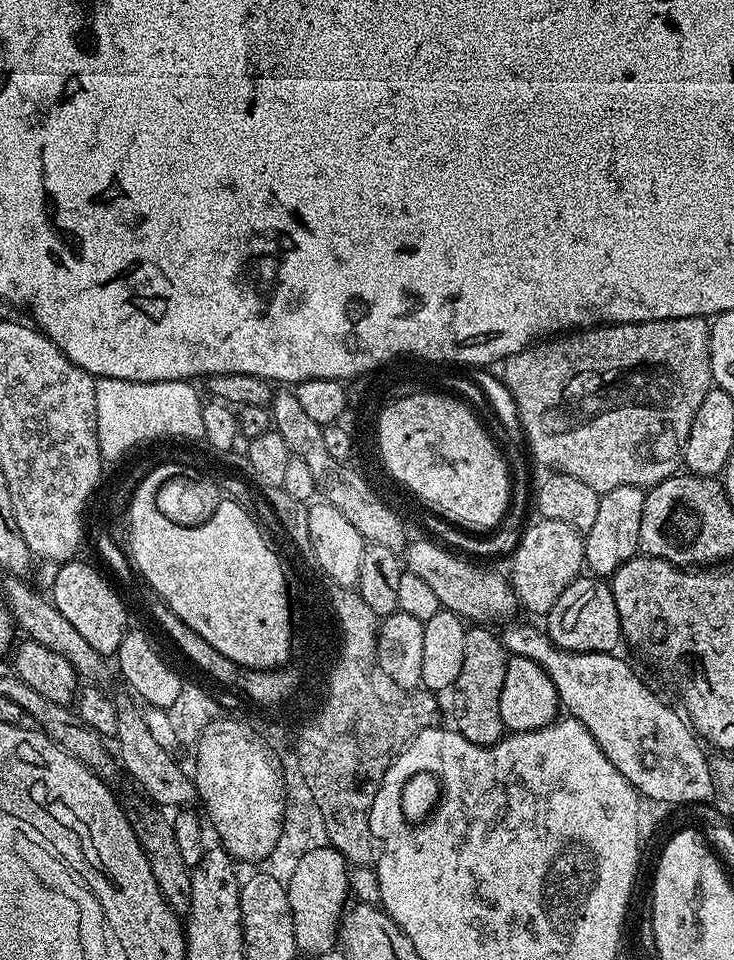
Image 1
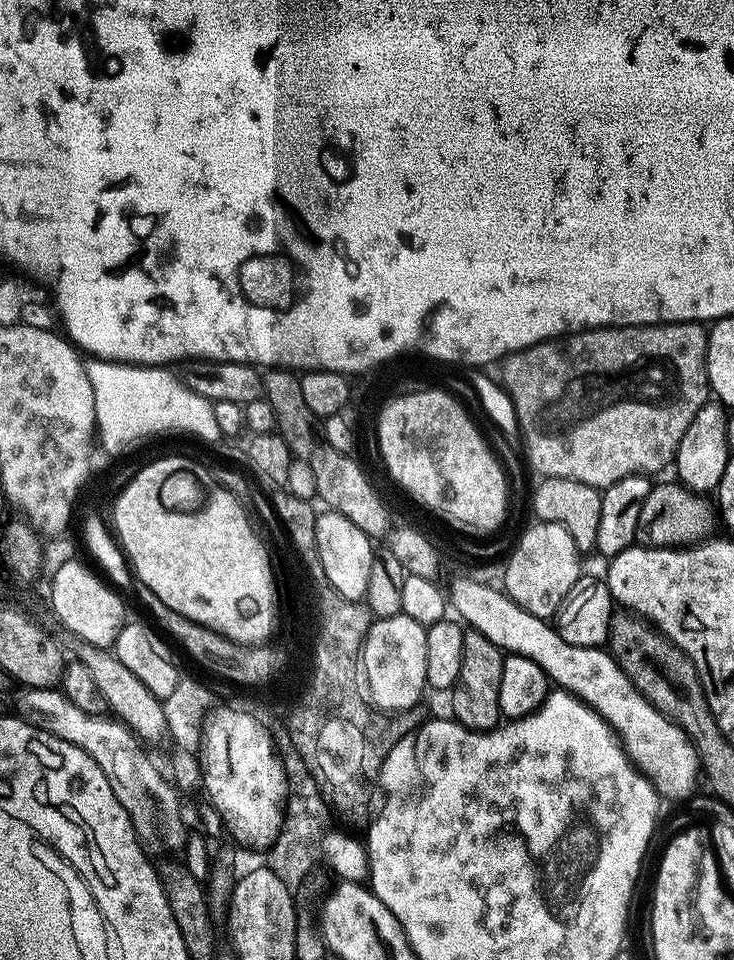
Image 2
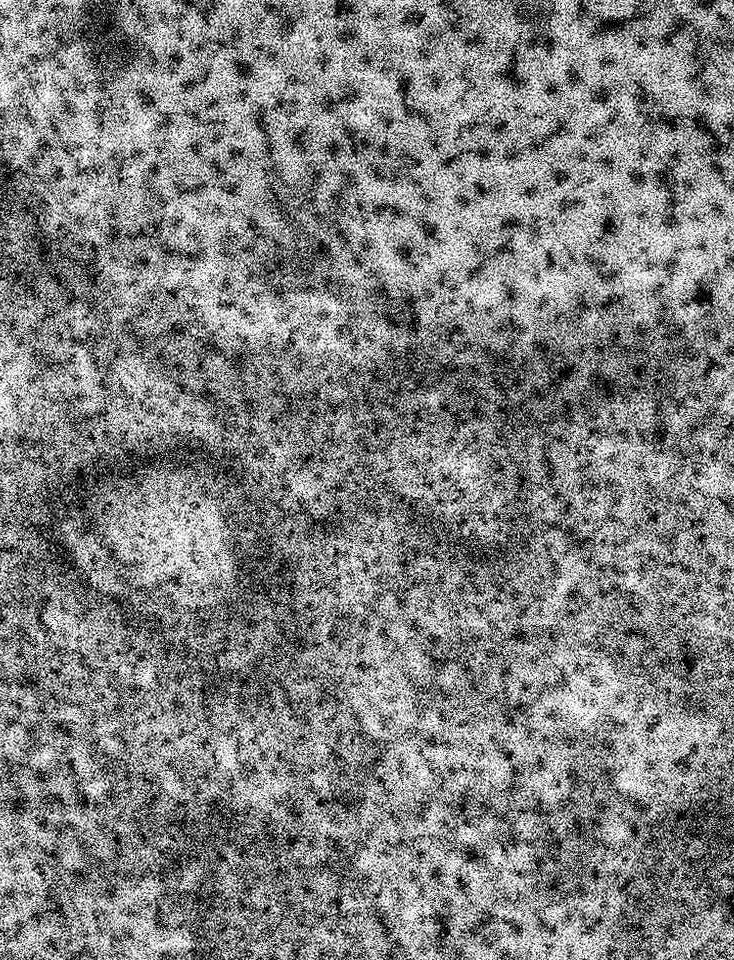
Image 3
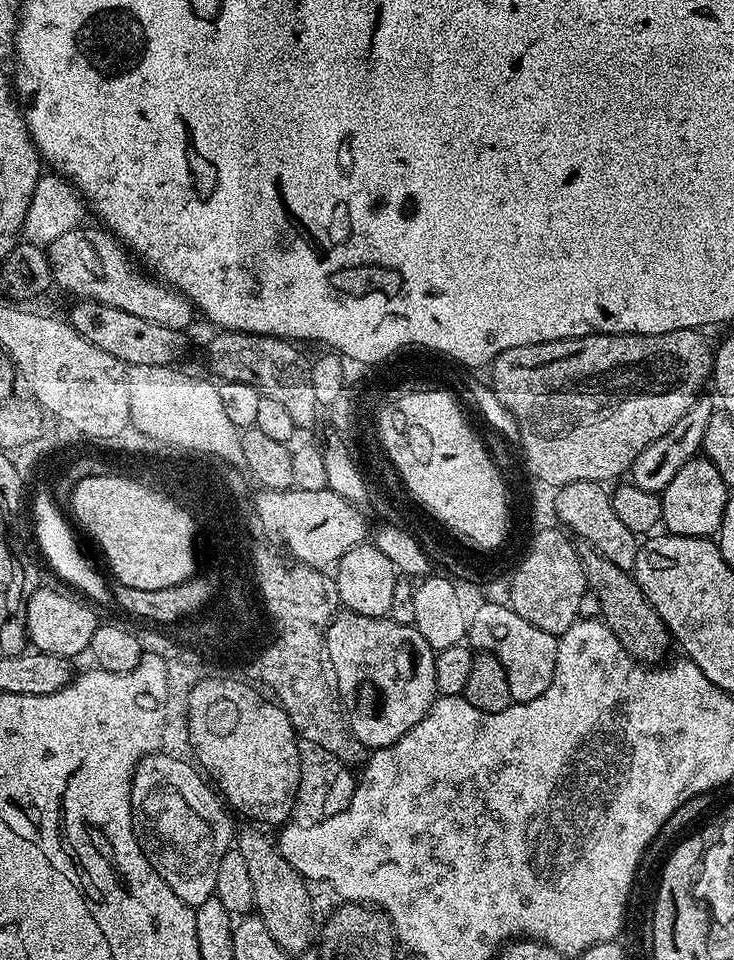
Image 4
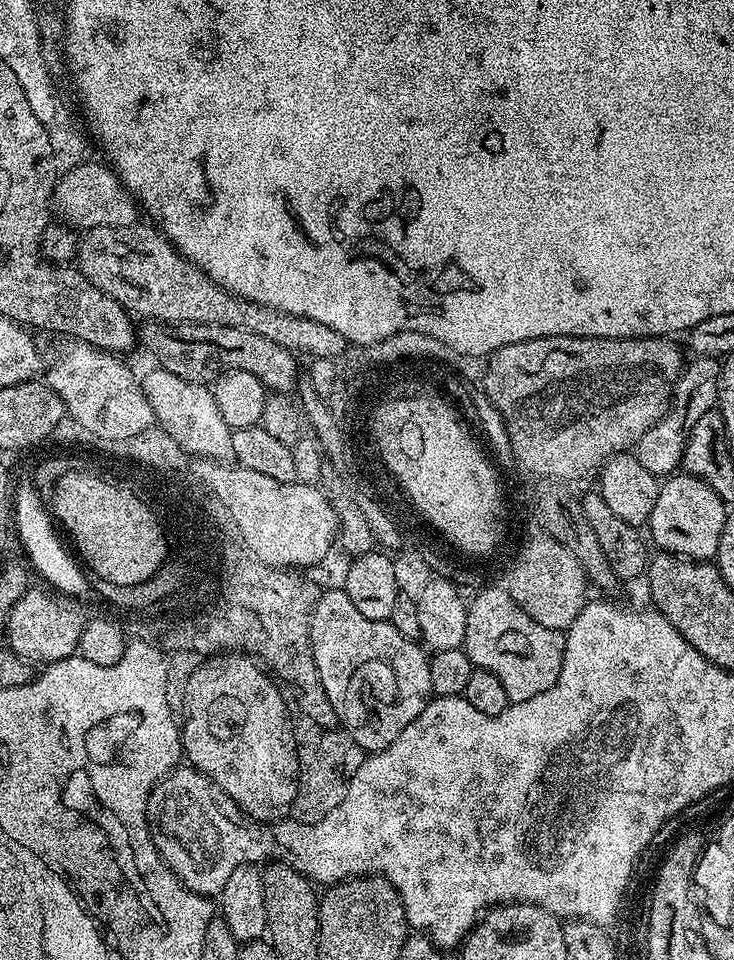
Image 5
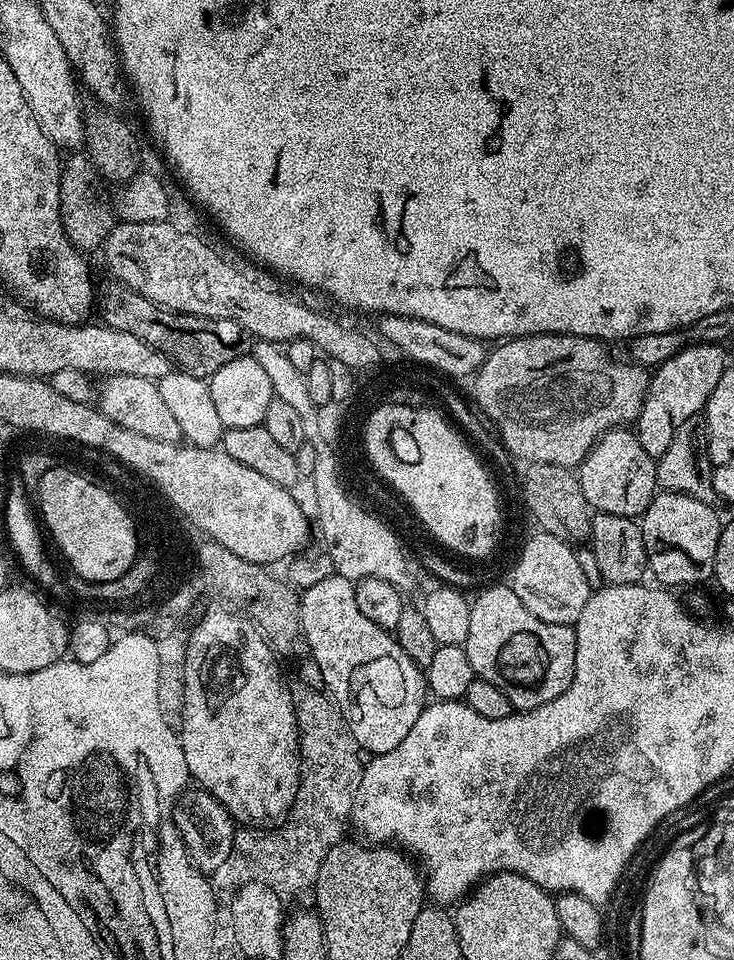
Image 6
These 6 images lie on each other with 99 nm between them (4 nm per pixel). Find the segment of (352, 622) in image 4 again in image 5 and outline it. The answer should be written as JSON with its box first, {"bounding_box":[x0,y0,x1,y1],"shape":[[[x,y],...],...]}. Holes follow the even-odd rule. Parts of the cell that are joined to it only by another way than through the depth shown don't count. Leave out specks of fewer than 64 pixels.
{"bounding_box":[310,586,433,754],"shape":[[[336,586],[329,592],[321,591],[312,611],[310,642],[314,662],[318,662],[320,668],[326,698],[330,698],[330,706],[334,706],[337,719],[348,729],[353,742],[368,754],[390,746],[390,742],[394,742],[394,738],[398,738],[398,734],[402,734],[402,730],[406,730],[406,726],[410,726],[410,722],[414,722],[414,718],[418,718],[418,714],[426,710],[429,700],[433,699],[429,653],[417,641],[398,634],[391,622],[358,614],[358,606],[350,602],[343,587]]]}

